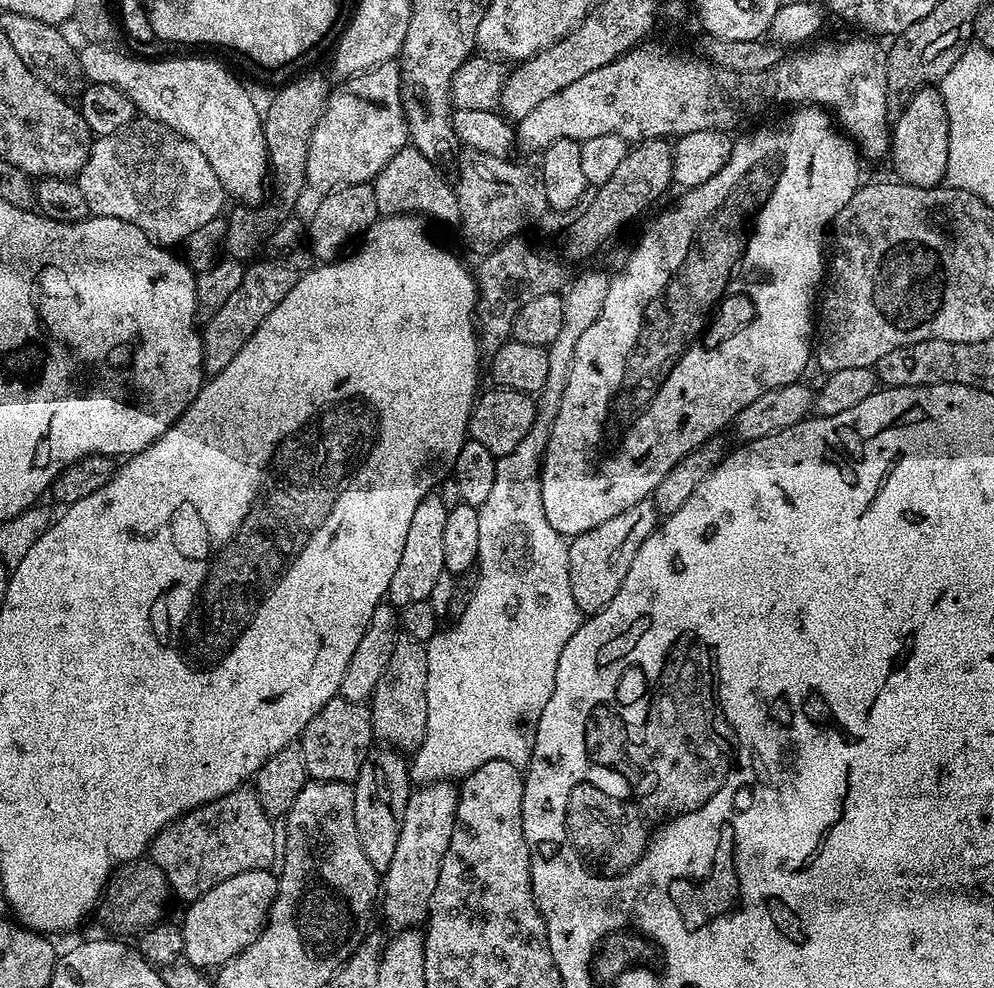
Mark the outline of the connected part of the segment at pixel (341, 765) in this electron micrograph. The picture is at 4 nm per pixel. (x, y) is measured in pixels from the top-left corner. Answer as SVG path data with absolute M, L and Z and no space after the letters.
M337 694L306 726L306 730L298 738L304 768L313 780L355 781L360 772L362 762L374 747L372 734L372 710L368 704L359 704L343 700Z

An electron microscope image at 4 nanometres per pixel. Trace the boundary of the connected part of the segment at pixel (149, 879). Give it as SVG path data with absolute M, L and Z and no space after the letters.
M133 862L121 864L108 881L104 895L101 896L98 905L98 917L109 928L109 933L120 938L128 938L128 935L139 934L145 928L153 928L155 924L165 919L164 907L168 904L170 889L166 882L166 876L158 866L151 862Z

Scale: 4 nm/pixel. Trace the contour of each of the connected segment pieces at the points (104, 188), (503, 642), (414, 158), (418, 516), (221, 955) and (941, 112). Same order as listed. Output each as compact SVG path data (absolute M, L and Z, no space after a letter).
M147 118L132 120L114 134L95 137L92 153L82 166L78 183L91 215L130 222L161 246L183 245L200 226L225 211L226 193L222 182L218 182L218 174L214 174L210 162L206 162L206 154L162 122Z
M584 272L580 278L567 285L566 291L563 293L564 298L564 317L562 318L562 330L558 330L558 338L554 338L554 342L548 345L548 357L550 358L550 371L546 373L546 386L542 386L542 390L535 397L536 401L536 421L530 430L530 434L526 434L526 438L522 438L522 442L518 442L518 446L510 454L499 457L496 462L496 473L494 474L494 487L490 489L490 495L486 498L486 502L482 502L482 506L478 510L480 517L478 518L478 558L476 559L480 577L478 578L478 586L474 587L474 594L470 602L466 606L466 610L461 616L455 617L453 628L437 631L431 640L427 641L426 647L426 732L422 738L422 742L411 753L410 756L410 780L413 785L423 786L432 784L436 780L448 780L449 778L463 778L469 776L474 770L478 770L478 766L486 766L486 762L494 762L501 760L502 762L510 762L515 768L523 769L527 765L529 758L532 757L534 750L534 738L536 737L536 727L538 726L538 718L542 718L542 710L546 710L546 702L550 702L550 694L554 694L554 674L558 674L558 658L562 658L562 649L566 646L566 642L570 642L570 638L574 638L574 630L578 630L578 626L582 623L582 613L578 602L574 602L574 590L570 590L570 558L568 557L569 541L558 530L554 530L554 526L550 526L550 518L546 518L546 510L542 508L542 490L540 489L540 461L544 459L544 451L548 445L548 431L554 426L554 418L558 414L558 406L562 406L562 394L566 390L566 382L570 382L570 370L572 369L572 359L574 358L574 346L578 346L578 338L582 338L582 334L594 323L594 318L598 318L598 314L602 314L602 306L606 306L606 294L608 293L609 277L603 276L600 272Z
M407 144L386 164L376 175L372 184L374 198L376 199L376 210L381 217L385 216L407 216L419 214L421 217L433 216L444 224L460 224L460 211L458 210L458 198L455 187L438 172L439 168L417 148Z
M430 494L418 502L410 521L410 530L406 534L406 546L402 546L402 558L398 562L398 570L394 570L394 578L390 578L390 586L386 597L387 603L399 610L410 606L410 602L422 602L430 598L430 590L434 590L434 582L445 575L443 534L446 531L448 509L442 506L442 498L438 494Z
M267 868L250 870L246 874L234 874L234 878L226 878L226 882L206 890L203 896L191 901L182 923L183 959L195 968L203 969L204 964L223 966L246 950L246 946L256 941L268 923L268 912L276 901L279 885L275 871Z
M929 86L920 88L914 98L902 110L902 114L895 117L890 128L890 161L896 171L895 179L901 184L918 186L919 188L935 188L948 175L948 151L950 150L950 130L948 129L948 115L944 99L940 97L939 87Z

